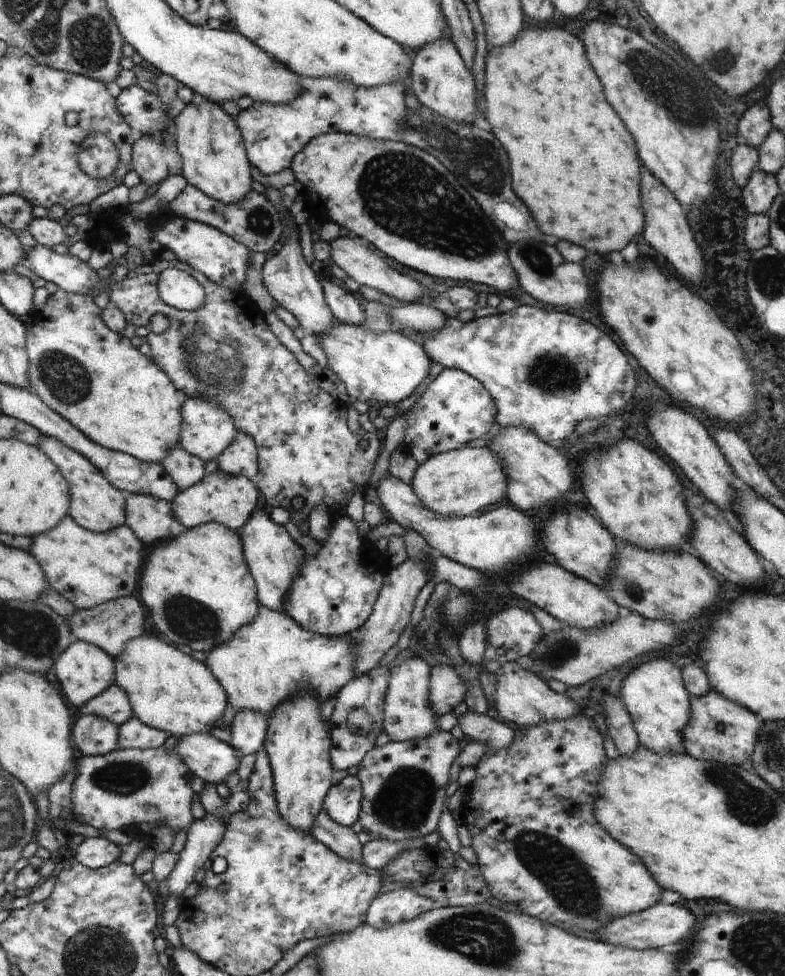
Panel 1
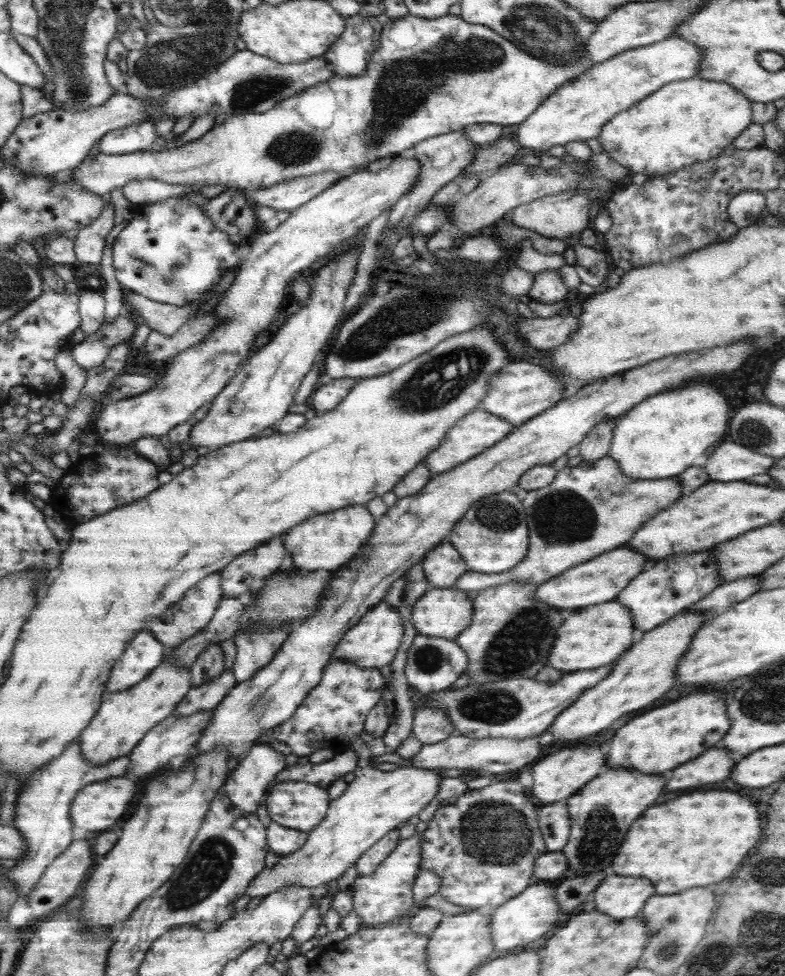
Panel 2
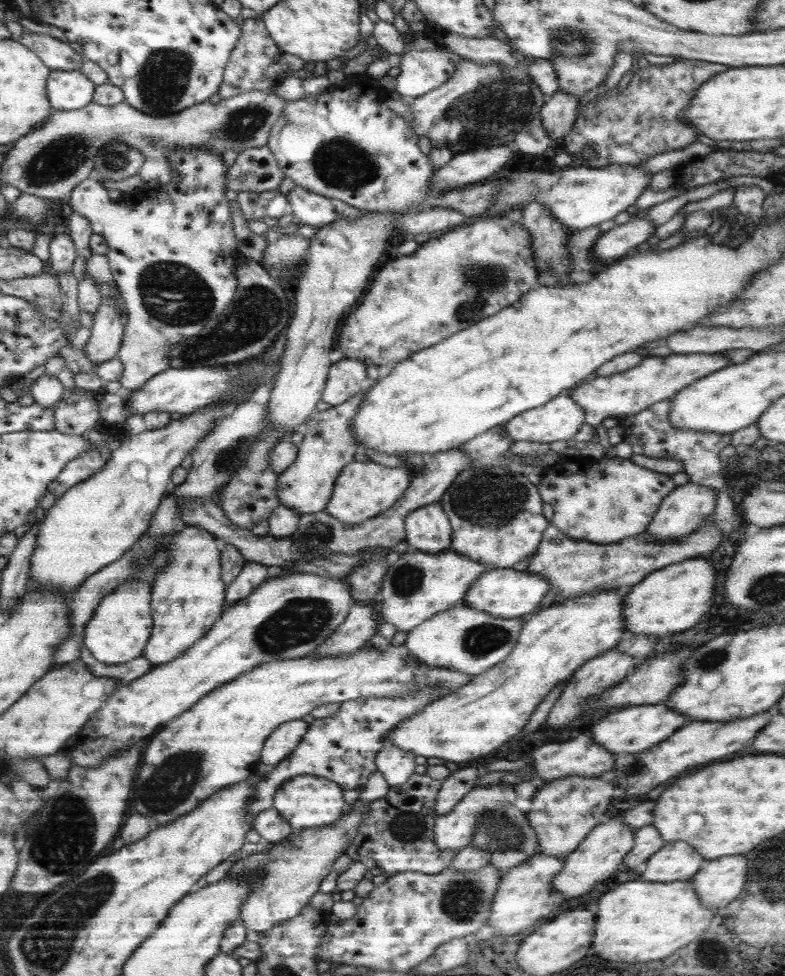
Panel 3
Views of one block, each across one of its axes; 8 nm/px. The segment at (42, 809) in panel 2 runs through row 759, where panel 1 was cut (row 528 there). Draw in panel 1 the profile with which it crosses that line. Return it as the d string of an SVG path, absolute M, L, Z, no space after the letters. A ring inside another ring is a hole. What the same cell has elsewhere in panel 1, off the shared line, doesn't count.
M65 514L45 534L31 537L27 552L39 564L50 588L59 592L73 608L87 610L119 596L136 596L136 578L146 547L125 525L107 532L91 532Z

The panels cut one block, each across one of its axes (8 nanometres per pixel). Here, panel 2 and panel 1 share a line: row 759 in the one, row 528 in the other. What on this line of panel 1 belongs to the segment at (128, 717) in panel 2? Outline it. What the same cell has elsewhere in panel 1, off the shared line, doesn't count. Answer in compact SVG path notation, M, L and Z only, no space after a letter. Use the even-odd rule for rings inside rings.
M41 436L37 442L37 448L55 464L61 476L65 479L68 488L68 508L66 515L73 519L75 524L91 532L107 532L117 526L123 526L125 520L125 510L123 510L123 500L125 493L109 484L103 475L91 464L89 460L83 458L75 450L67 448L59 440L49 436Z

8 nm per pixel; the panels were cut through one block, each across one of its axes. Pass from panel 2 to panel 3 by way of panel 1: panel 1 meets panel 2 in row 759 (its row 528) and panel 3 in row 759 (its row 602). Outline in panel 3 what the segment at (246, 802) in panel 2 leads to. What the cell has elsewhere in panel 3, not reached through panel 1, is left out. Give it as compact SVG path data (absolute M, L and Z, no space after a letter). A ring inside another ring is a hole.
M301 719L278 724L264 739L263 750L260 752L261 762L267 764L267 767L273 767L285 758L297 746L307 725Z

